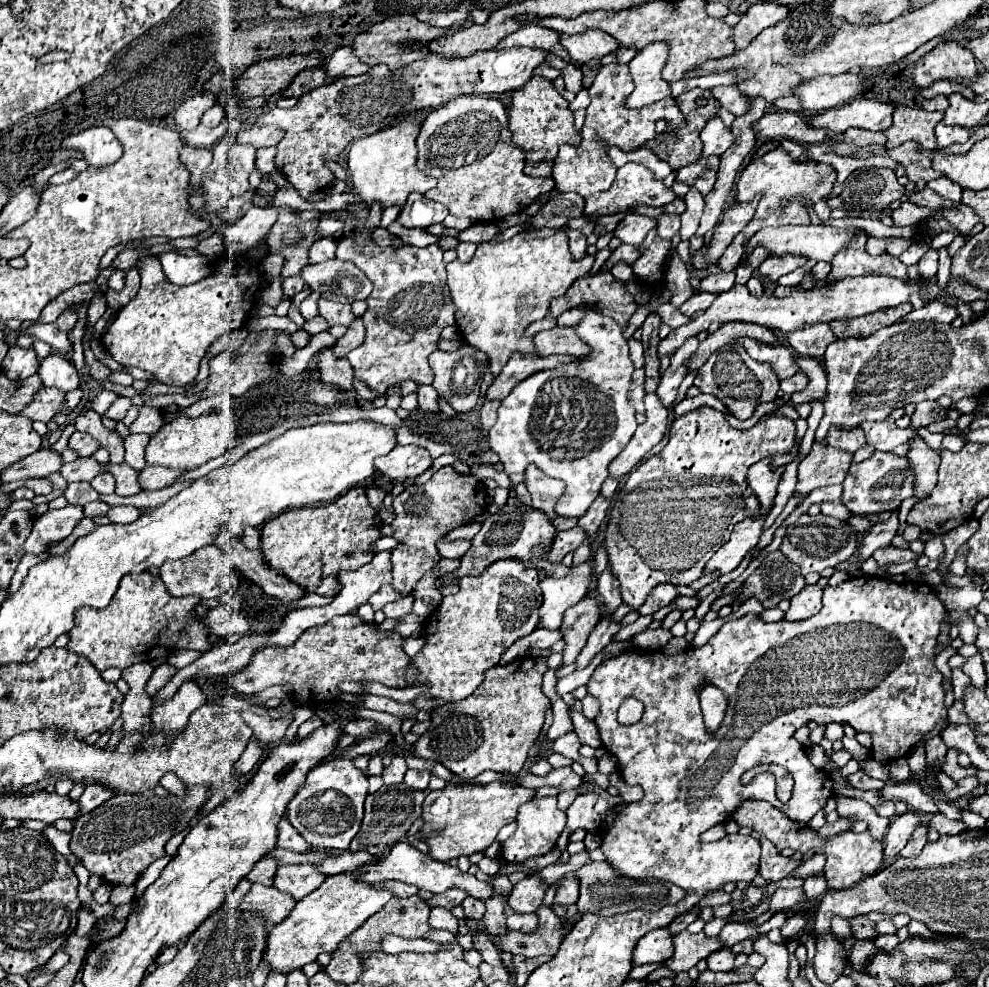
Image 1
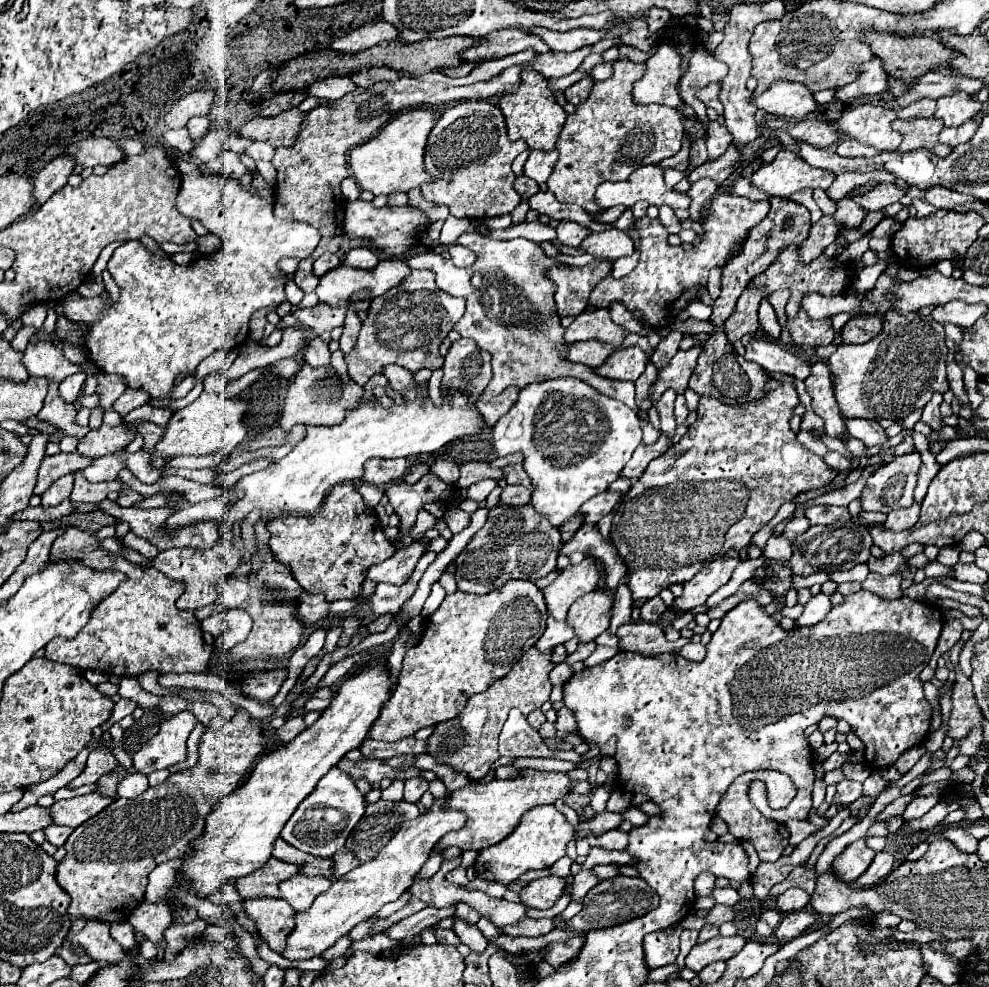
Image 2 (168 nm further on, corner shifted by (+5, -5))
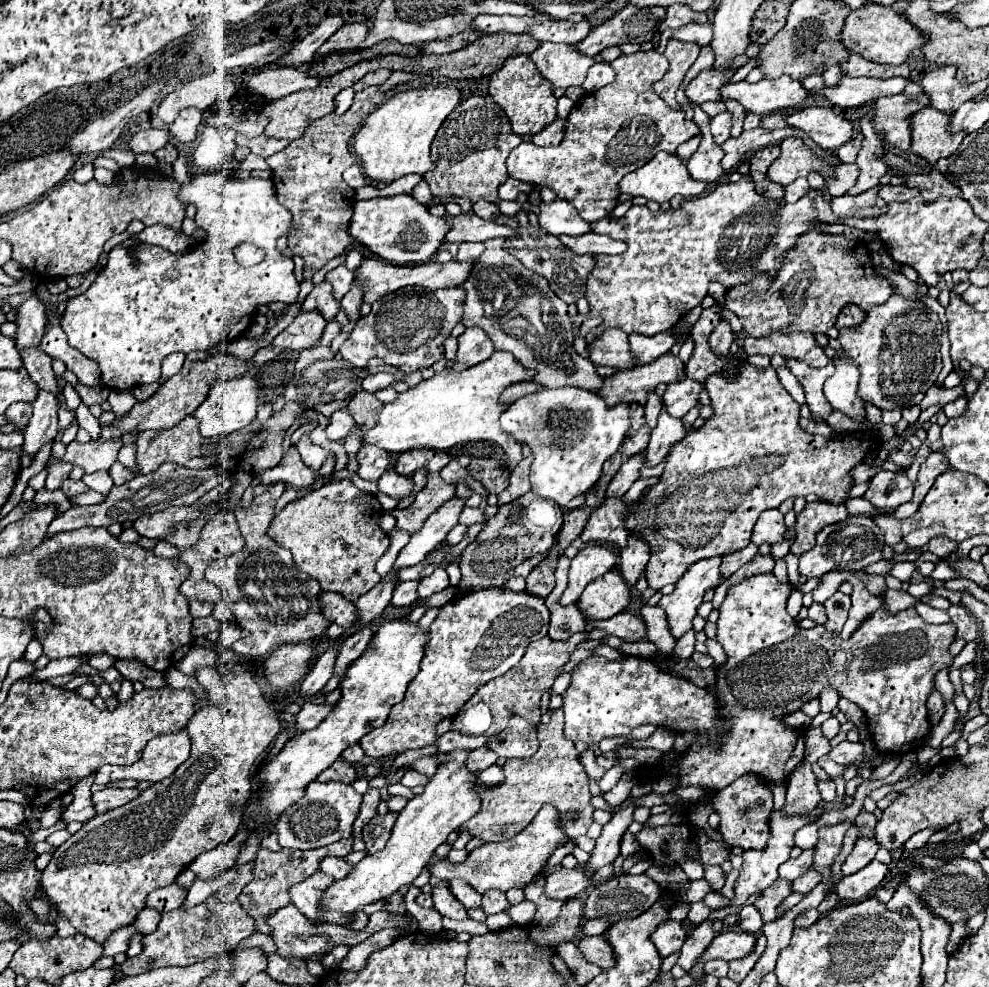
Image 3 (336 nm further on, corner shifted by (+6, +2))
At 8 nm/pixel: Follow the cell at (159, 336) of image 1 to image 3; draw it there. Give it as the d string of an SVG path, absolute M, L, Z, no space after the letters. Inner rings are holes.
M207 172L207 174L197 174L193 176L189 182L181 184L181 192L179 192L179 200L185 204L185 206L195 206L197 208L197 216L195 216L195 222L207 232L207 238L205 242L201 242L199 246L195 246L193 250L185 252L185 254L171 254L171 252L165 252L165 248L161 246L151 246L151 244L139 244L135 246L135 250L131 248L123 248L123 246L115 246L111 252L109 252L109 262L107 266L99 272L99 276L95 278L95 282L89 286L87 292L79 294L79 296L73 296L67 300L67 308L65 308L65 314L63 314L63 320L61 320L61 328L63 332L67 334L67 340L69 340L69 346L77 348L79 352L83 352L85 356L93 358L99 362L99 368L101 368L101 380L107 388L115 388L115 390L129 390L129 388L135 388L139 384L151 384L151 382L157 382L161 378L161 362L165 356L169 356L171 352L185 352L189 354L193 350L211 350L215 346L219 346L221 342L225 340L234 340L237 336L243 334L243 330L247 330L249 322L251 322L251 316L255 314L255 310L261 306L261 304L271 304L271 302L285 302L285 304L293 304L297 300L297 294L299 294L299 284L293 276L293 260L291 258L285 258L283 254L277 252L275 248L275 242L277 238L281 236L287 236L291 232L291 224L293 224L293 216L291 212L279 204L275 200L275 188L273 188L273 182L271 180L261 180L261 178L245 178L245 180L239 180L239 178L227 178L225 174L221 172ZM243 242L251 242L255 244L257 248L261 248L265 252L265 260L259 262L257 266L253 268L243 268L241 264L237 264L235 256L233 256L233 250L235 246L243 244Z

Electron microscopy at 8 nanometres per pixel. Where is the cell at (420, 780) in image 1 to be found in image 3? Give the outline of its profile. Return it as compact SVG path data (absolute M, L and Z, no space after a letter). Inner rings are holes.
M409 770L409 772L405 772L405 774L403 774L403 778L401 778L401 784L403 784L403 786L407 786L407 788L425 786L427 782L429 782L429 778L427 778L425 774L419 774L419 772L415 772L415 770Z

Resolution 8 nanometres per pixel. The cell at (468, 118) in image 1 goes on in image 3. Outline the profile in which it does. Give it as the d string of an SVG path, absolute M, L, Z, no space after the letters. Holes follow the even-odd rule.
M469 96L457 104L437 130L431 144L435 170L427 172L423 178L427 180L433 196L451 196L455 200L467 198L473 204L479 200L495 202L499 200L497 188L509 178L505 160L521 142L523 138L513 134L505 112L489 96Z

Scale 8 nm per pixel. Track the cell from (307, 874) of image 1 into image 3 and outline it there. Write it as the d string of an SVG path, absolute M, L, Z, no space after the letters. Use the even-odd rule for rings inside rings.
M315 872L313 876L305 878L303 882L295 884L289 888L289 896L291 896L291 902L299 908L299 912L309 918L311 922L319 922L319 920L325 920L325 922L333 922L333 924L341 924L341 926L347 926L351 922L351 916L341 916L337 912L319 912L319 898L323 894L323 890L333 882L331 876L325 876L323 872Z

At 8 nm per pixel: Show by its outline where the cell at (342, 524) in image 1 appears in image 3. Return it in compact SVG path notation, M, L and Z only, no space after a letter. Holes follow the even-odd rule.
M349 478L323 484L307 496L289 502L271 522L269 536L291 550L295 568L317 580L321 588L337 592L355 602L381 578L375 572L377 560L389 548L389 536L379 526L383 510L373 494L361 492Z

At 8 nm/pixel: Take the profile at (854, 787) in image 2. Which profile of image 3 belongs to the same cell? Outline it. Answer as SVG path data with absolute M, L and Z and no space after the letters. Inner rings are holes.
M833 780L817 782L817 786L819 786L821 798L823 798L825 802L835 802L835 800L837 800L837 790L835 790L835 782L833 782Z

